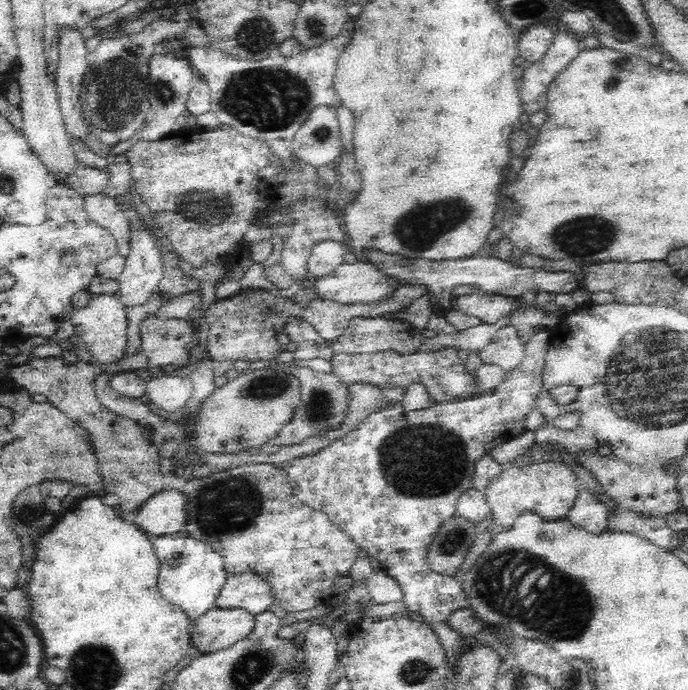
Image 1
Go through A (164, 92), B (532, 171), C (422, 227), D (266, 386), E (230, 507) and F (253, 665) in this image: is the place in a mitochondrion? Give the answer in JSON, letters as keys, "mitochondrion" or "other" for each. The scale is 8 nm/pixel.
{"A":"mitochondrion","B":"other","C":"mitochondrion","D":"mitochondrion","E":"mitochondrion","F":"mitochondrion"}

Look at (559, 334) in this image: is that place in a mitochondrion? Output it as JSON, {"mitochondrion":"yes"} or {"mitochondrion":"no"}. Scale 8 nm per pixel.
{"mitochondrion":"no"}

